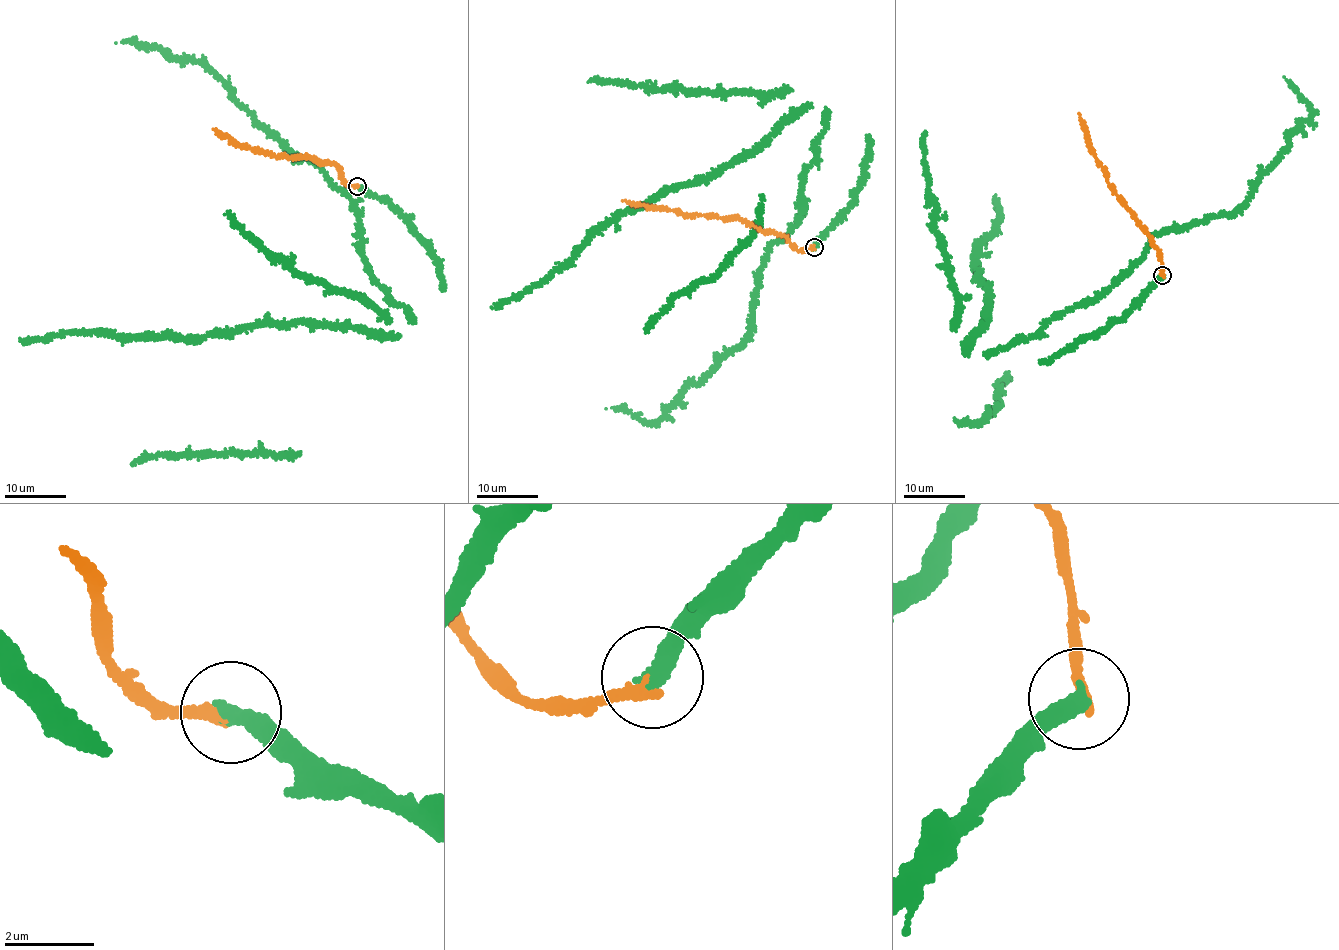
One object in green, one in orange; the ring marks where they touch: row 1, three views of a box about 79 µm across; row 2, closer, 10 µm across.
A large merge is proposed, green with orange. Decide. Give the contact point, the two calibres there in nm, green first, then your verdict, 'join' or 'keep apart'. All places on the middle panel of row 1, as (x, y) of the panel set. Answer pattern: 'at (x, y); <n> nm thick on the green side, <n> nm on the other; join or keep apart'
at (814, 247); 420 nm thick on the green side, 300 nm on the other; keep apart

